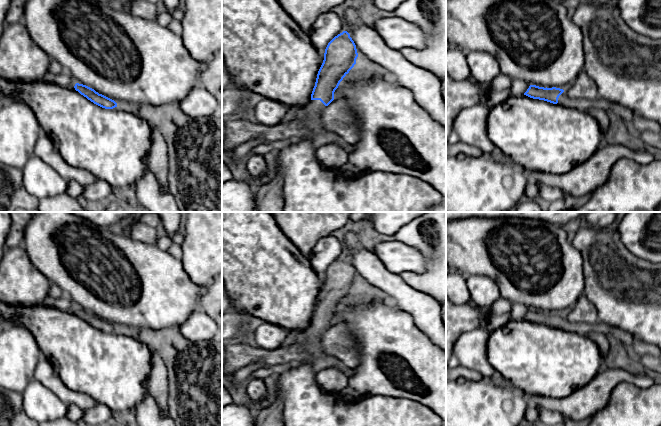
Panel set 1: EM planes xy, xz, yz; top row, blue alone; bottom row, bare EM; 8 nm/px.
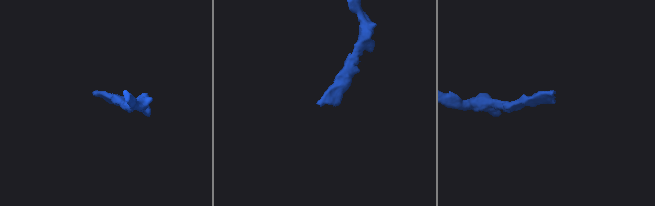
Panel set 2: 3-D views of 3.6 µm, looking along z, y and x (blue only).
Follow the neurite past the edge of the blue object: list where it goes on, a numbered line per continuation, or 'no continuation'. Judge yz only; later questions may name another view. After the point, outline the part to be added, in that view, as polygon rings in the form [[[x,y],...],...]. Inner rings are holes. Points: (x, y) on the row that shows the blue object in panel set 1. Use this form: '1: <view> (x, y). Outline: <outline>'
1: yz (585, 105). Outline: [[[564,90],[558,98],[558,103],[564,106],[576,108],[583,112],[589,112],[591,108],[603,109],[607,112],[612,111],[622,119],[626,128],[629,128],[633,124],[633,113],[629,109],[615,103],[610,103],[601,97],[597,97],[593,100],[571,99]]]

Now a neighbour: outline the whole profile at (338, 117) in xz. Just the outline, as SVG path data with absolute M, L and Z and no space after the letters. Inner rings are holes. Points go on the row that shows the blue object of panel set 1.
M334 99L318 115L323 131L335 133L352 145L360 140L357 116L345 100Z

